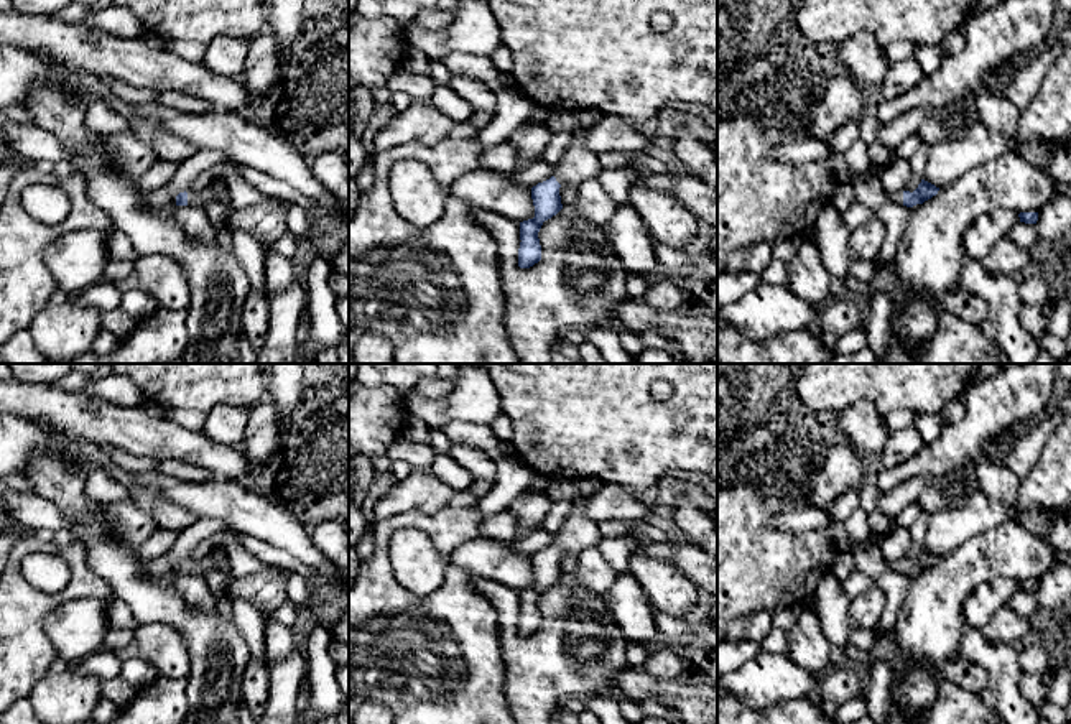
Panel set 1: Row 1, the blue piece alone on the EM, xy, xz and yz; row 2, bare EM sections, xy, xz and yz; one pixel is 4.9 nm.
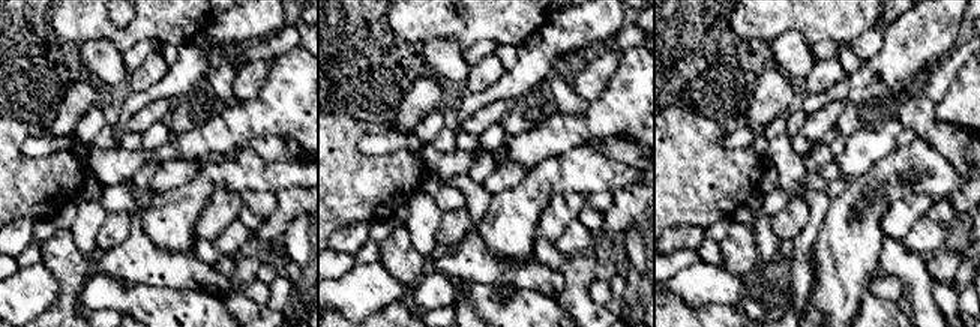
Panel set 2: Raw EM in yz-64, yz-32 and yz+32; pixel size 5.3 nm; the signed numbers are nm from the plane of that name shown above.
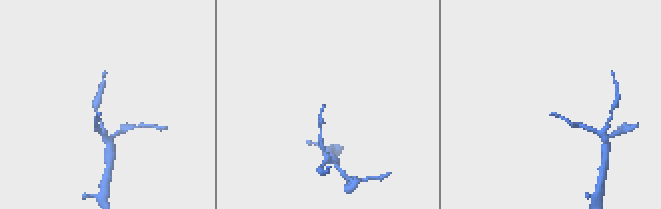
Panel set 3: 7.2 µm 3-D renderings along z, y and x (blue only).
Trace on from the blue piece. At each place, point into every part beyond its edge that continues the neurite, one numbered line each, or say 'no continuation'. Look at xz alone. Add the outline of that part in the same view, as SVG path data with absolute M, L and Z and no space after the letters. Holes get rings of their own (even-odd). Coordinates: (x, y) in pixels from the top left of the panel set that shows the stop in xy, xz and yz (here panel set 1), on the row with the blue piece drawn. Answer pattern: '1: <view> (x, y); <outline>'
1: xz (578, 165); M584 109L576 112L577 132L573 135L571 146L554 171L554 178L561 186L566 183L581 184L587 179L597 179L602 168L597 155L587 148L584 132L596 127L602 117L604 114L597 109Z

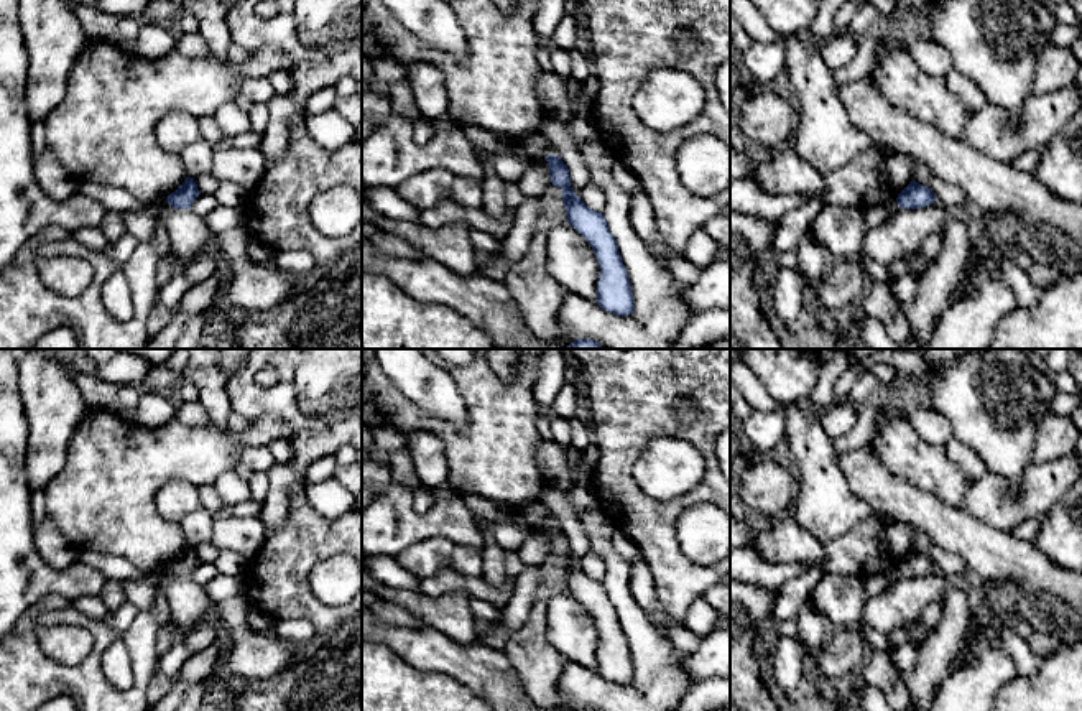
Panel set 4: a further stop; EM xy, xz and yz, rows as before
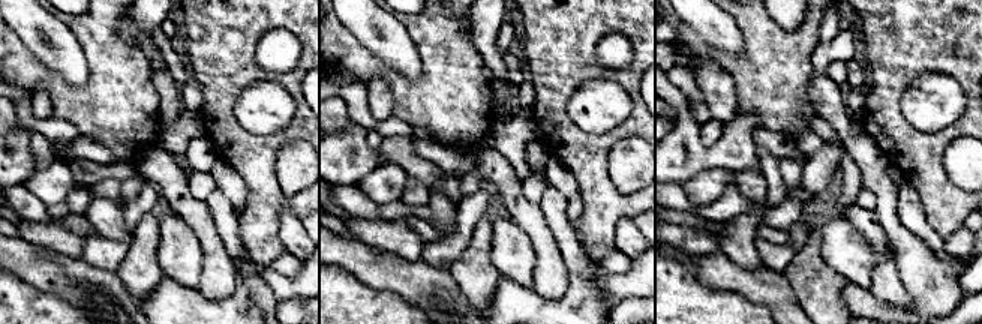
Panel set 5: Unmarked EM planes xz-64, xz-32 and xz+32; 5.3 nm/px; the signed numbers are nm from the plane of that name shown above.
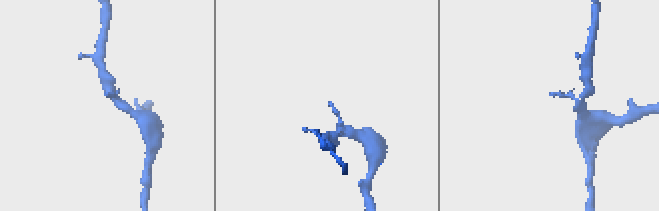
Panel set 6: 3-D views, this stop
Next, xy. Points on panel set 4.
no continuation

